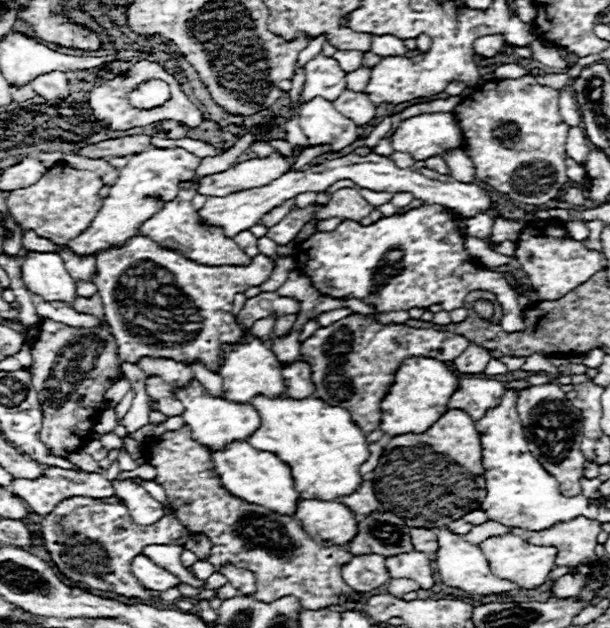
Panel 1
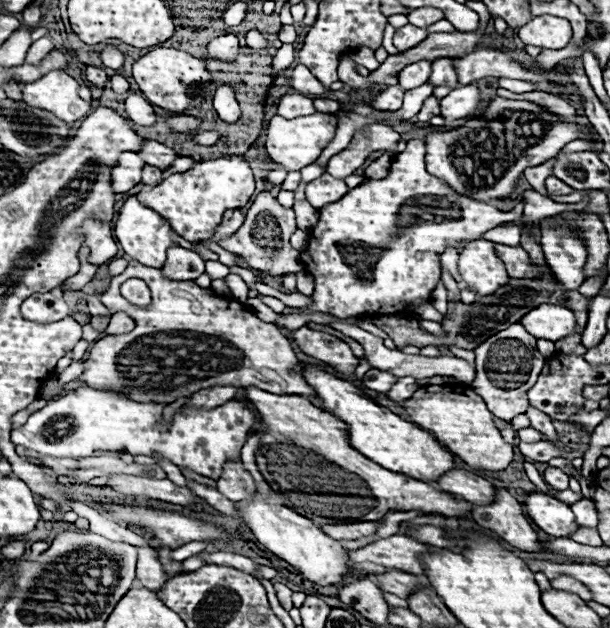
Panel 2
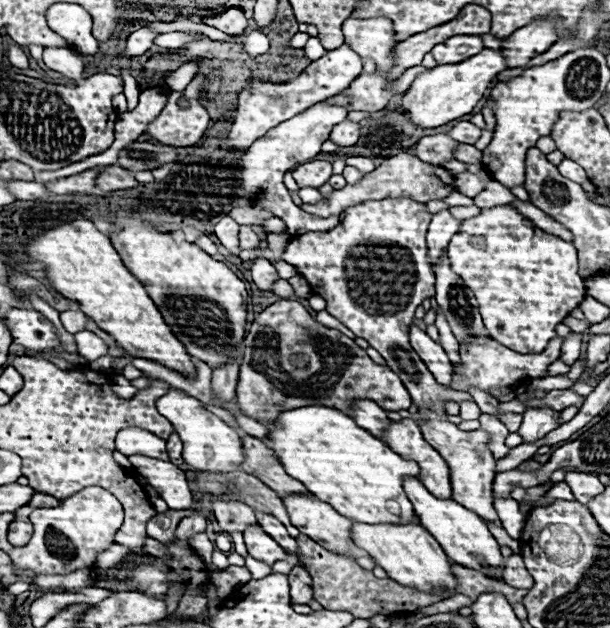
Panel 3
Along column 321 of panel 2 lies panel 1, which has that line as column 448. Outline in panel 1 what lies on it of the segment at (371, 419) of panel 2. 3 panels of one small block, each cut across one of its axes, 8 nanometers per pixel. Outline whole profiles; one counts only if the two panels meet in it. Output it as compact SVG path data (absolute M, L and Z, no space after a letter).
M406 358L394 374L394 384L380 402L382 418L378 428L388 436L426 432L448 410L446 404L456 386L458 378L448 370L444 362L438 362L434 358Z

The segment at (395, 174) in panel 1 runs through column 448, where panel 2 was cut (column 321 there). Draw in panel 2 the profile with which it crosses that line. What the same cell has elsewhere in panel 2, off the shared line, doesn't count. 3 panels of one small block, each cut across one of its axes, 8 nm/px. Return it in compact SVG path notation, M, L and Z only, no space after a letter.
M322 174L320 178L308 182L306 186L306 200L320 210L320 206L328 206L328 202L338 202L340 198L344 198L344 194L348 194L348 186L344 184L344 180L338 180L330 174Z

